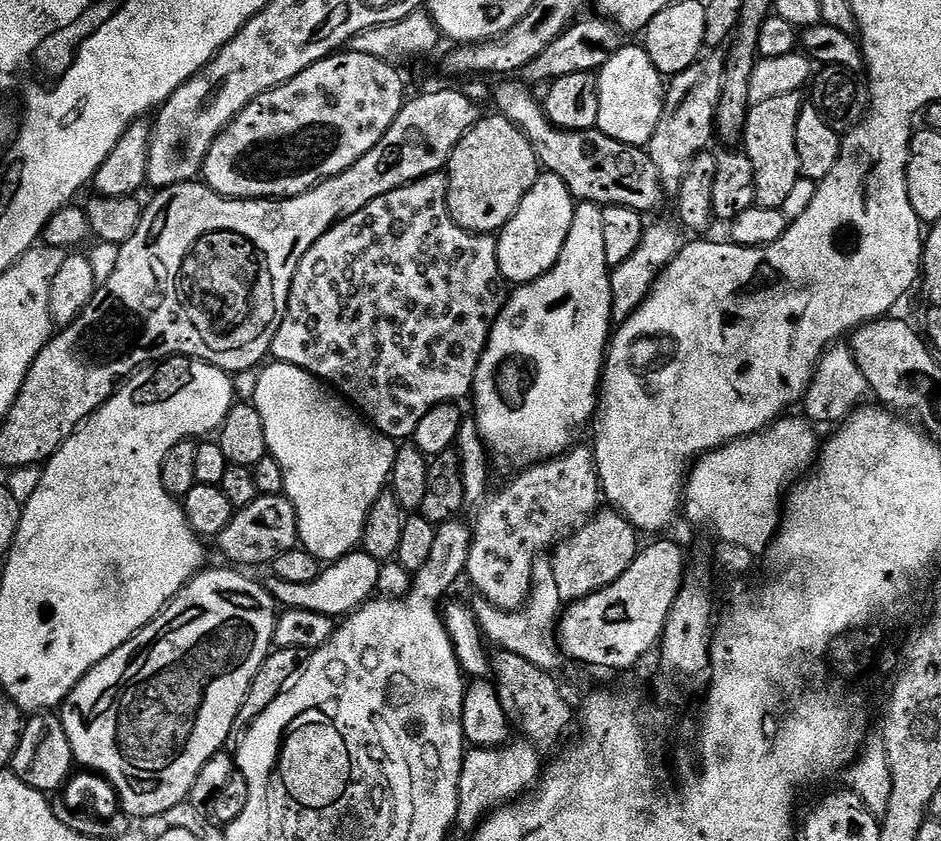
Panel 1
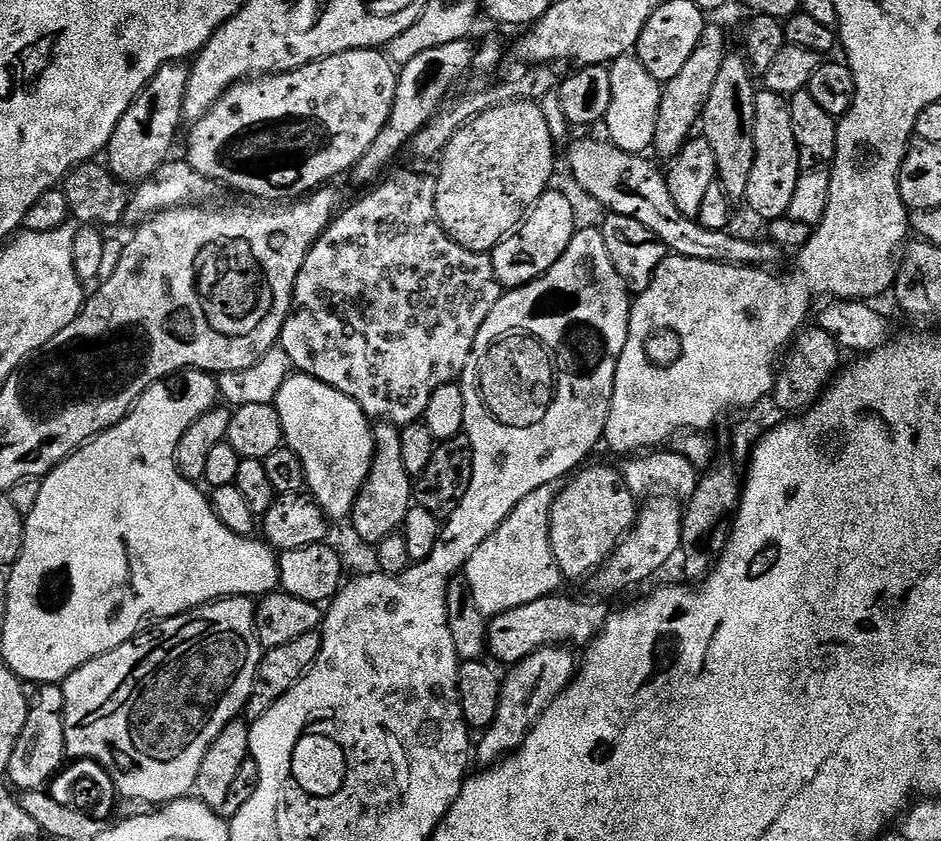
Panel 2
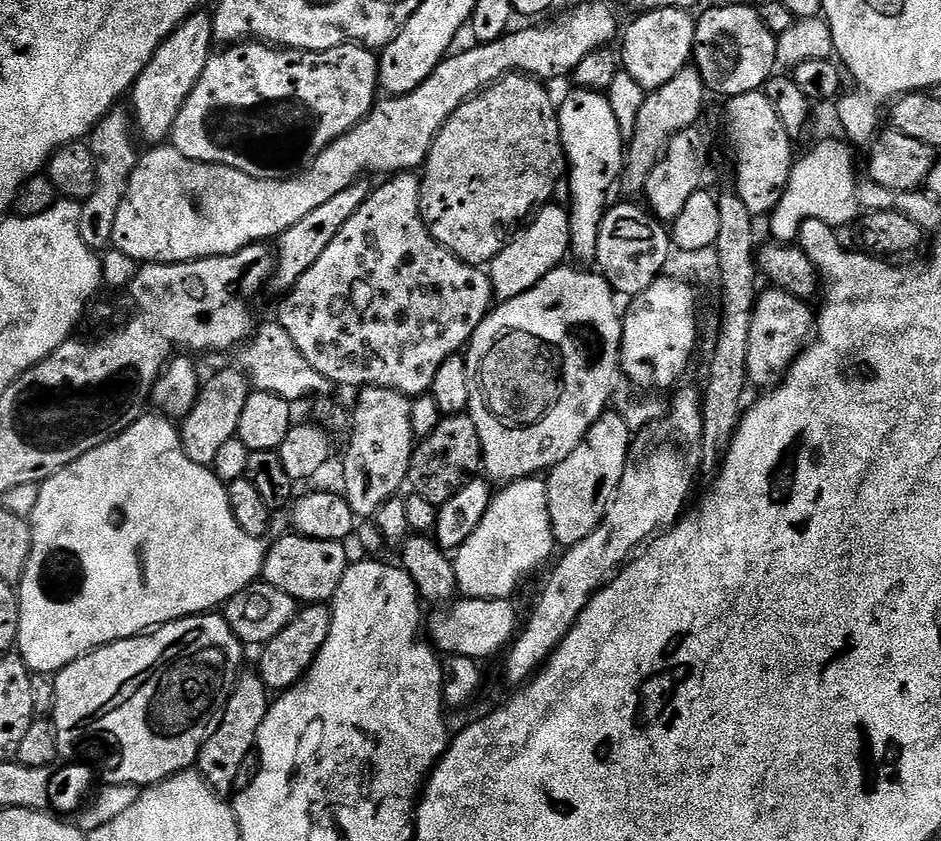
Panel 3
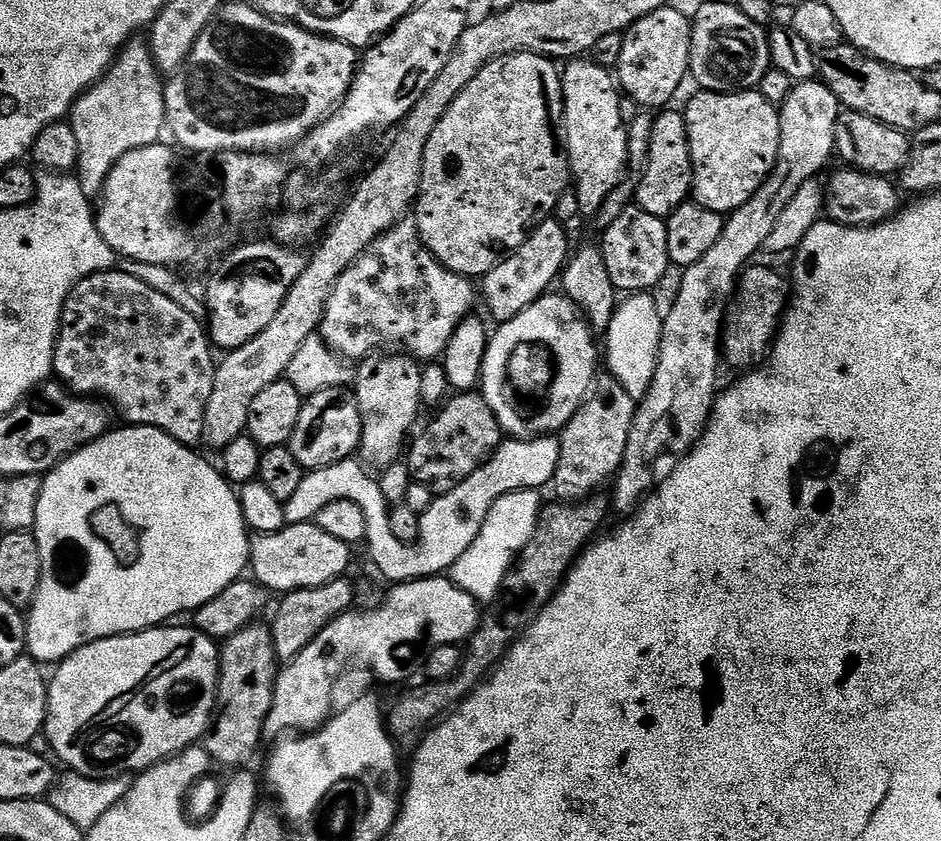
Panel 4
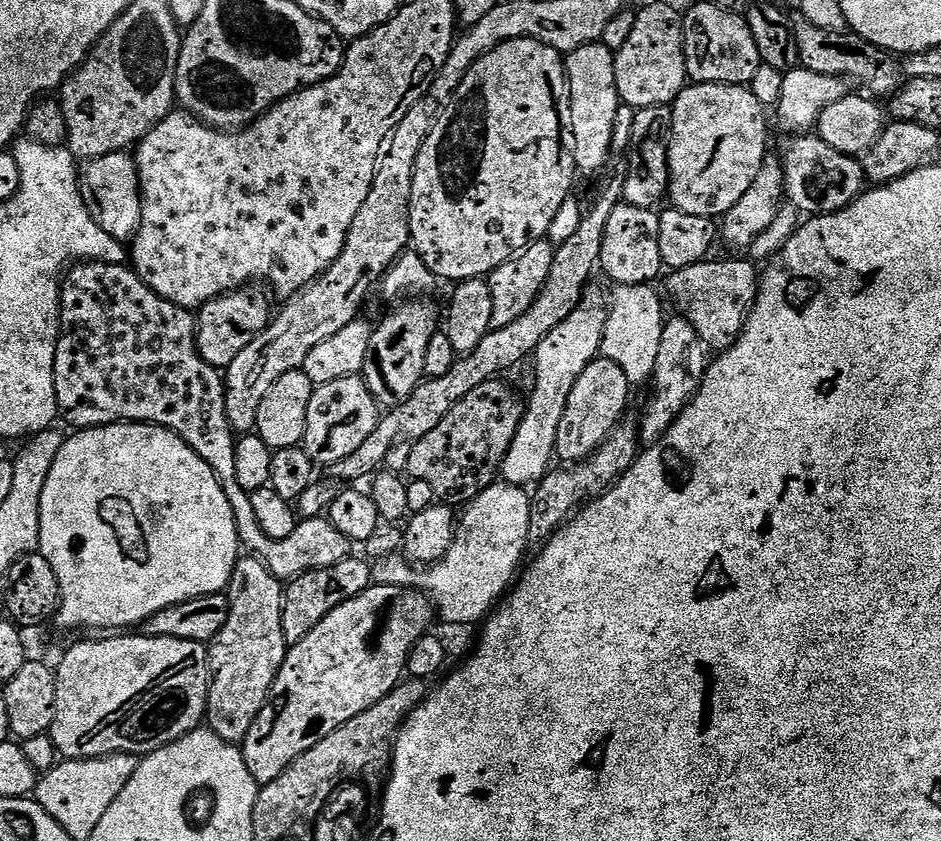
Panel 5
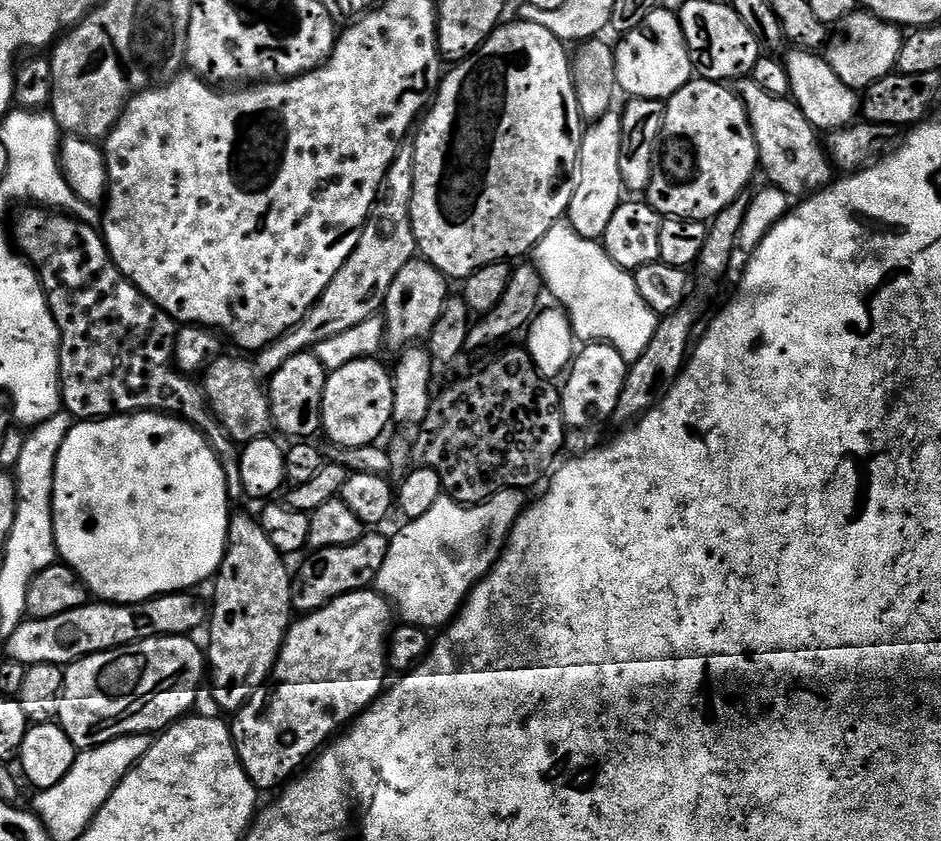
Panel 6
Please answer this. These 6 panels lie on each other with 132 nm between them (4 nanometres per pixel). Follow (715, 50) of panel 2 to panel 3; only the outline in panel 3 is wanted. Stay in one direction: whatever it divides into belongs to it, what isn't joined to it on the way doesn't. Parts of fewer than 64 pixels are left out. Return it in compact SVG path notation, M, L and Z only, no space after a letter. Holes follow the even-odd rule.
M695 66L678 70L678 74L674 74L674 78L666 82L666 86L645 95L637 121L634 122L634 130L626 140L622 188L624 184L626 191L636 193L643 189L646 178L650 178L650 170L654 170L654 166L660 161L668 139L684 128L693 127L697 123L696 119L703 114L704 96L706 97L706 89L702 74Z

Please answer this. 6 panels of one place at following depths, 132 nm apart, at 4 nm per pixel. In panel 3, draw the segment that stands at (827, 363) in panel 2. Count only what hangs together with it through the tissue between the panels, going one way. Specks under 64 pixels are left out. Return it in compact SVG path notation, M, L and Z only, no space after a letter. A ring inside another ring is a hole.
M775 286L761 291L756 298L750 322L750 338L746 342L746 374L754 389L771 390L780 383L788 367L804 351L814 332L814 312L809 301Z

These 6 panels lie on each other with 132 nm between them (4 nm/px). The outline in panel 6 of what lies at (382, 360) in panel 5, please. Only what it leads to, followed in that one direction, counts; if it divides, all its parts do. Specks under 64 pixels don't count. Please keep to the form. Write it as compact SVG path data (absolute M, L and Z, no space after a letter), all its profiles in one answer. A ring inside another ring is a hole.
M414 258L406 262L402 270L398 270L390 290L386 290L382 309L384 343L389 349L403 350L431 336L434 322L438 322L438 314L442 314L442 306L446 306L450 295L448 284L450 285L449 277L423 258Z

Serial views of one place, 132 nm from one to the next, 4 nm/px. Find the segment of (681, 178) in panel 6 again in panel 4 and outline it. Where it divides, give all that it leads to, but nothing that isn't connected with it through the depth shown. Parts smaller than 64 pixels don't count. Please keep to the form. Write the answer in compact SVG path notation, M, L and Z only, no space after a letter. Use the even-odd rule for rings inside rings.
M758 90L697 93L683 109L692 155L690 196L706 210L731 214L762 187L780 158L780 113Z

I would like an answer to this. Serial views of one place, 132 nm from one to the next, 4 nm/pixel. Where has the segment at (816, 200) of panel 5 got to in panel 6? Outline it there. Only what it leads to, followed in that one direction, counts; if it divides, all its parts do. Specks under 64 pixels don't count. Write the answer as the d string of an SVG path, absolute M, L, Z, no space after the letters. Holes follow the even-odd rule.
M751 78L735 81L734 91L744 103L760 155L759 167L768 175L771 187L782 190L789 198L807 198L833 183L834 169L825 145L795 100L766 94Z

